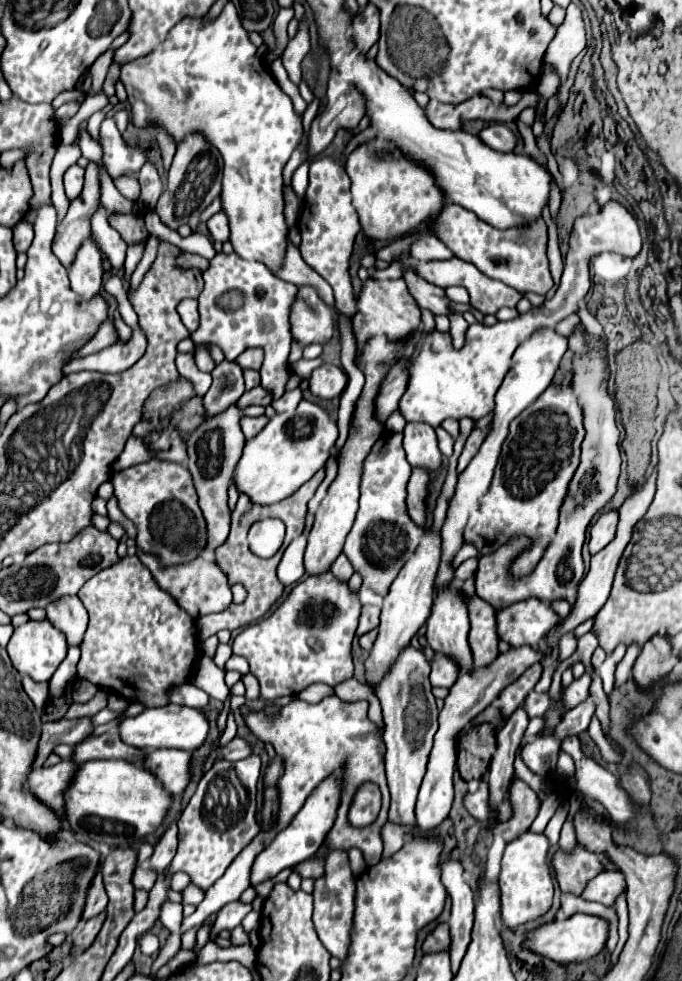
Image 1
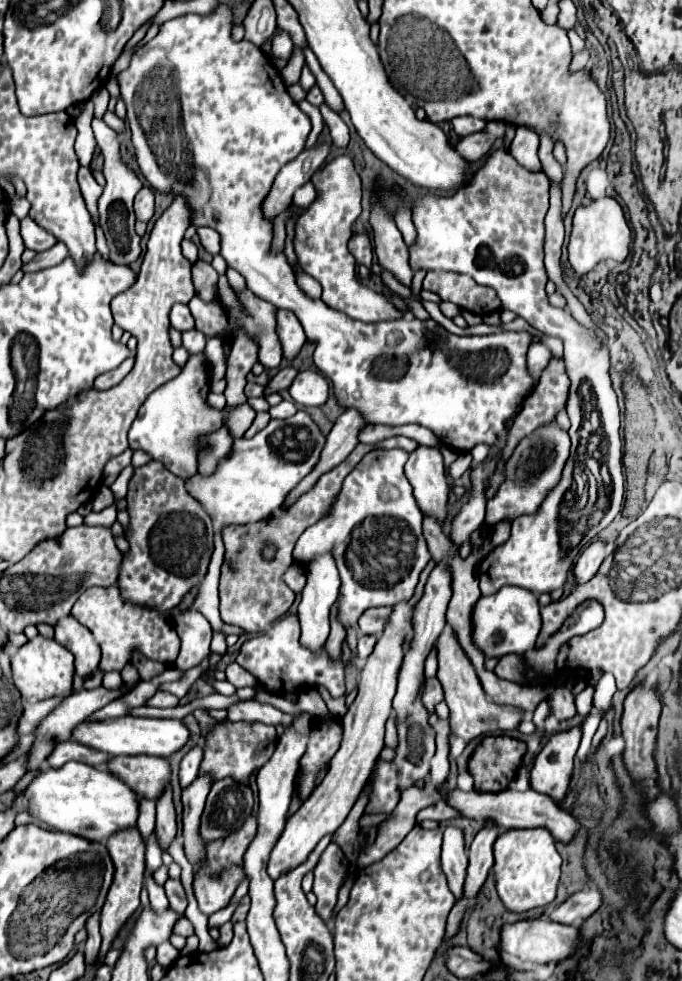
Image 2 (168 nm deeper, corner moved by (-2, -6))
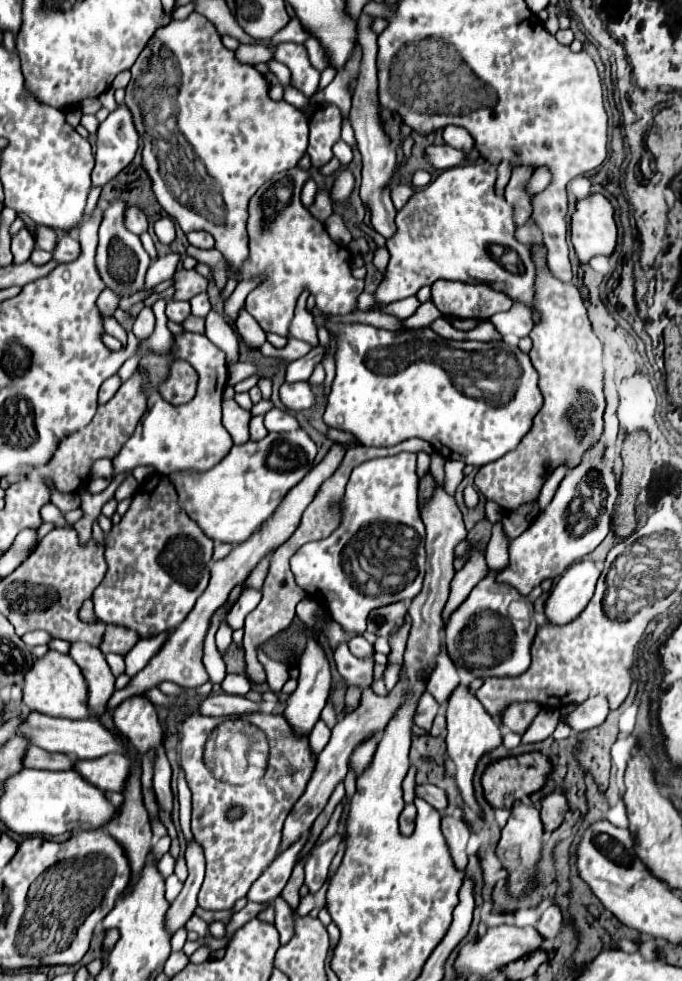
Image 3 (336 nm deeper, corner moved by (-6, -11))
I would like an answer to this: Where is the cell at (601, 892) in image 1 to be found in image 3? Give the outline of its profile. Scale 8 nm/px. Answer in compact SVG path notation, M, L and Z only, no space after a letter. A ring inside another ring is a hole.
M548 906L548 908L542 912L542 916L540 916L538 924L536 924L538 934L540 934L546 942L550 942L550 940L560 932L560 928L562 928L560 908L558 908L558 906Z

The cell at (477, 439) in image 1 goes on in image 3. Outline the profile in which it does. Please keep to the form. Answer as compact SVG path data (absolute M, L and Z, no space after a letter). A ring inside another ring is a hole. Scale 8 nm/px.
M432 452L430 454L430 472L438 480L438 485L444 484L444 464L445 459L440 456L440 454L436 452Z

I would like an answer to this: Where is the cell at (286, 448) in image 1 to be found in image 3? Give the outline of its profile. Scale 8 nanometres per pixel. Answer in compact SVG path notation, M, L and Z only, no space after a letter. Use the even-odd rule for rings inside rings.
M300 428L296 432L270 432L260 442L246 442L232 446L222 462L206 472L174 472L170 482L178 492L182 510L202 528L202 532L214 542L238 544L250 538L250 534L278 508L282 498L292 486L296 486L312 468L316 456L316 444Z

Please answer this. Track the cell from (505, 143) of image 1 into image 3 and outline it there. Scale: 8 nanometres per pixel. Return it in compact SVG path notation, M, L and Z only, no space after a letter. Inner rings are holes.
M428 146L426 148L426 160L432 168L436 170L446 170L446 168L454 168L458 164L462 164L466 158L464 152L454 150L450 146Z

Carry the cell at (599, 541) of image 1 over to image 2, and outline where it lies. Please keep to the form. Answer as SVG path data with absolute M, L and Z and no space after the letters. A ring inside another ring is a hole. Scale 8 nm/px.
M594 541L592 545L588 545L584 549L584 553L580 555L576 567L574 567L574 575L578 585L590 581L590 577L594 577L602 565L606 557L606 543L604 541Z

